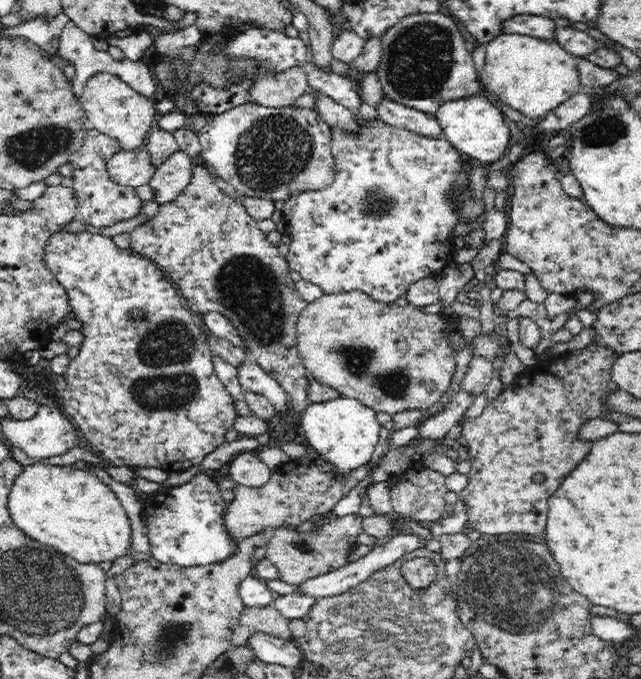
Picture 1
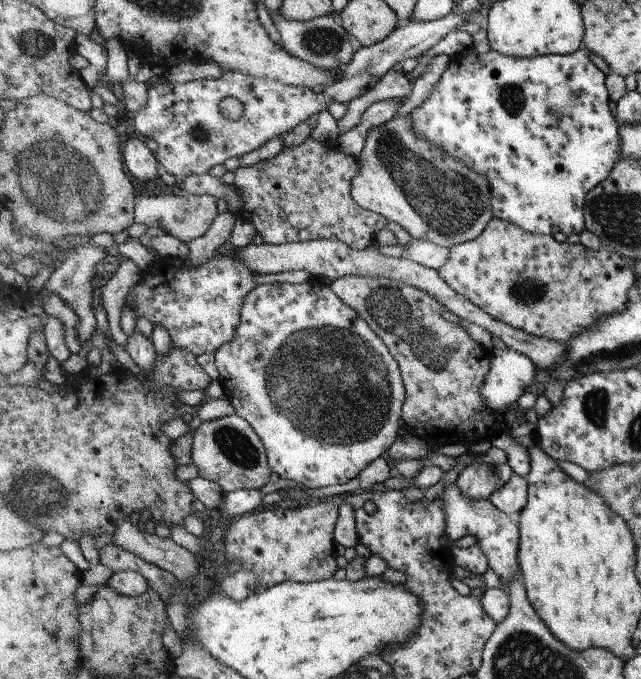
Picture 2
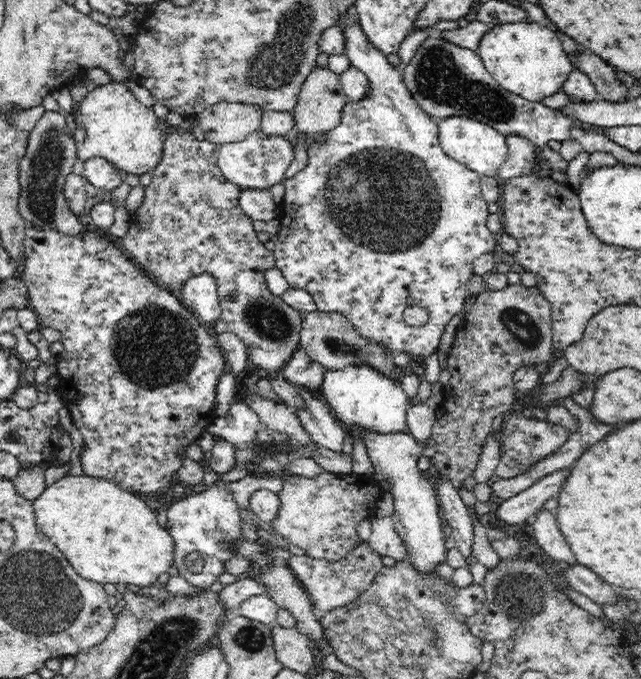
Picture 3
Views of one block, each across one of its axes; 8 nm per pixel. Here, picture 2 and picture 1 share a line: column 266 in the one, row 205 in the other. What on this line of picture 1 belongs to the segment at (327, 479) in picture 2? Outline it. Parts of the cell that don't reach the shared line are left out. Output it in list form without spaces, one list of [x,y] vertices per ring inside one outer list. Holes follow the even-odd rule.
[[[378,116],[378,120],[372,120],[372,122],[360,118],[359,120],[361,120],[363,131],[358,132],[357,135],[346,135],[344,131],[333,128],[334,184],[330,184],[324,190],[302,192],[302,194],[284,201],[284,207],[277,217],[280,217],[285,223],[284,233],[288,234],[291,240],[285,260],[291,270],[300,273],[304,280],[317,284],[324,293],[350,292],[351,289],[361,289],[362,292],[368,293],[377,300],[396,302],[400,296],[406,294],[406,290],[410,288],[412,282],[418,282],[428,276],[435,277],[443,269],[453,264],[456,247],[453,244],[453,237],[450,236],[459,220],[456,209],[454,209],[455,204],[449,195],[454,193],[454,197],[460,199],[463,196],[461,194],[463,187],[471,182],[468,171],[463,170],[463,163],[468,160],[443,138],[437,140],[405,129],[395,128],[383,122],[380,116]]]

